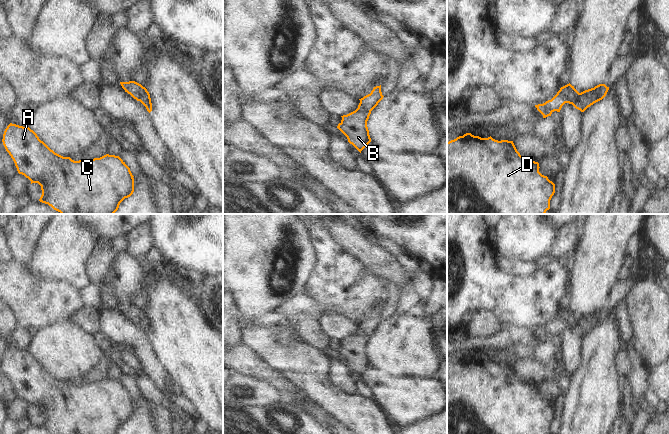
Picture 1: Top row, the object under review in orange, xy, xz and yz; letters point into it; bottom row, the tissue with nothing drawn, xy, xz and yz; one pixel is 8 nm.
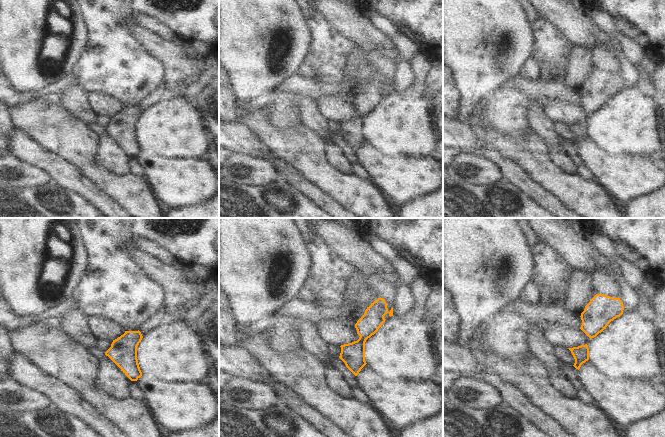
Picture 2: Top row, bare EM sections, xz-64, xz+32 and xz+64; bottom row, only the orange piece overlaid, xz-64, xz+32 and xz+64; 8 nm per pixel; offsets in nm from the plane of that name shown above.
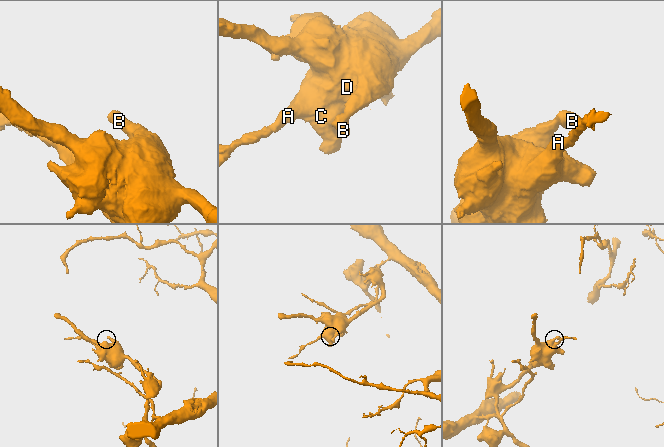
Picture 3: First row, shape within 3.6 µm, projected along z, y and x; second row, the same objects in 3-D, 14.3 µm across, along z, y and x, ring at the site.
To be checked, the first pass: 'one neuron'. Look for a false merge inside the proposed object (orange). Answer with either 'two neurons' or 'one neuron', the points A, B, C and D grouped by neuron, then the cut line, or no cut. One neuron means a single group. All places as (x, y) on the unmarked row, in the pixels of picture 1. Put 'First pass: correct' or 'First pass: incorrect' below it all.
one neuron; groups A B C D; cut none
First pass: correct

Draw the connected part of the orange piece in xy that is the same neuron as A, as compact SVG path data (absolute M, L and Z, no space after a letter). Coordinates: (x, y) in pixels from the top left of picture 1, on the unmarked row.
M10 347L4 355L3 369L19 398L41 410L40 426L54 434L118 434L120 427L134 416L134 400L125 386L106 378L92 384L74 385L51 374L29 351Z

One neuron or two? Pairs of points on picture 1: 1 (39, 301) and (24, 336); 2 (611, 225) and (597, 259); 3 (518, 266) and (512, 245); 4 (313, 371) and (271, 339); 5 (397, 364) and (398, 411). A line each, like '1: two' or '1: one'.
1: two
2: one
3: two
4: one
5: two

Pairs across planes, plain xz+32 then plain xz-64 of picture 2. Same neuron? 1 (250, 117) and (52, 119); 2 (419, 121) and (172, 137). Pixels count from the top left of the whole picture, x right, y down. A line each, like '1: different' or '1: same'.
1: same
2: same

